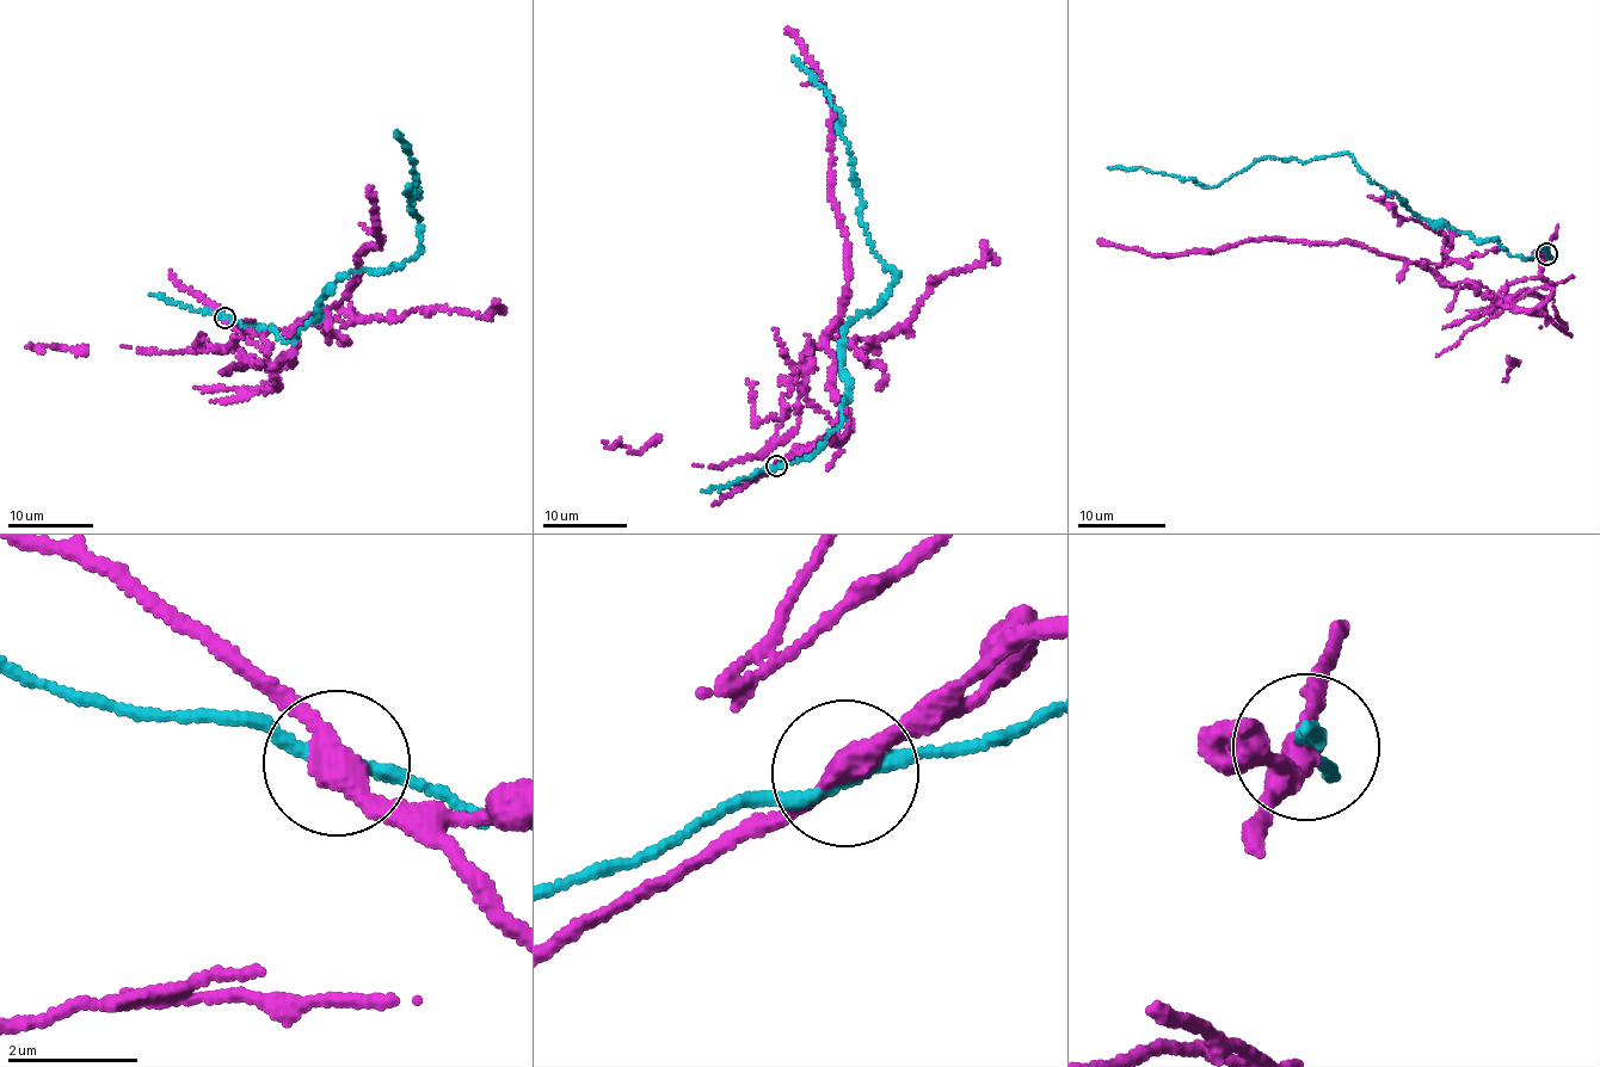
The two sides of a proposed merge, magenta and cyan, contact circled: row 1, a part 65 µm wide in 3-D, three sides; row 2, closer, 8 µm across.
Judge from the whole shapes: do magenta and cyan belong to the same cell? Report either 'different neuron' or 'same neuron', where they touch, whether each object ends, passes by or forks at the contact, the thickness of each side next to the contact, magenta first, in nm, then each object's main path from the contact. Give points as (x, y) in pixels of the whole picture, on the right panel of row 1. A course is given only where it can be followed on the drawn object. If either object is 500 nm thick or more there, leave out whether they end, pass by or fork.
different neuron; place (1546, 253); magenta passes by; cyan passes by; calibres 360 and 170 nm; course magenta (1546, 254), (1539, 272), (1551, 287), (1532, 308), (1340, 240), (1259, 236), (1157, 256), (1097, 240); course cyan (1548, 254), (1509, 256), (1496, 240), (1414, 216), (1348, 154), (1265, 156), (1217, 186), (1107, 168)

